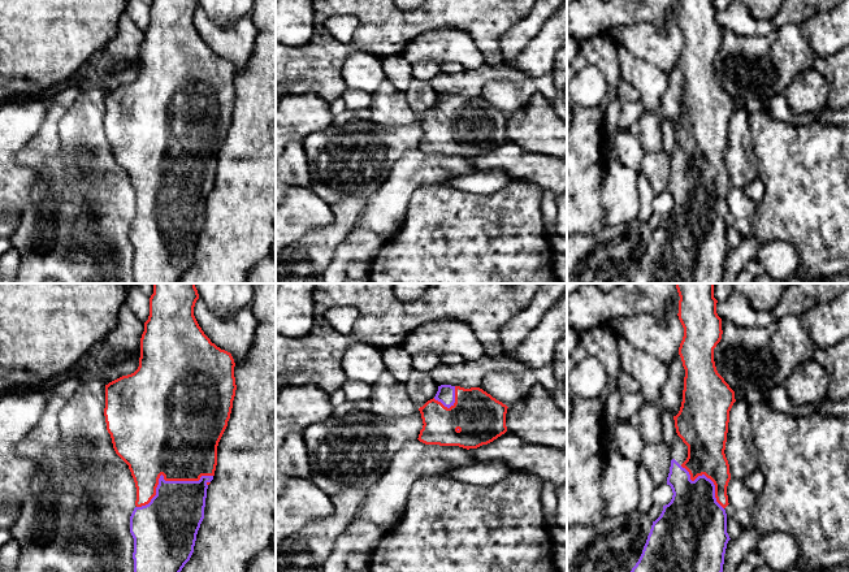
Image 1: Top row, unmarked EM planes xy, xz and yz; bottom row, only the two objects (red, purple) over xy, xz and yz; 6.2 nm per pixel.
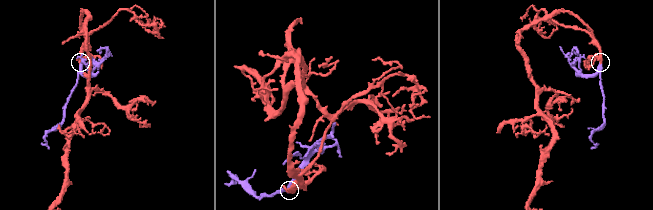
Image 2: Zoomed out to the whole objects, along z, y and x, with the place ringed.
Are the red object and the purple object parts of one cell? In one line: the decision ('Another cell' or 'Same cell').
Same cell

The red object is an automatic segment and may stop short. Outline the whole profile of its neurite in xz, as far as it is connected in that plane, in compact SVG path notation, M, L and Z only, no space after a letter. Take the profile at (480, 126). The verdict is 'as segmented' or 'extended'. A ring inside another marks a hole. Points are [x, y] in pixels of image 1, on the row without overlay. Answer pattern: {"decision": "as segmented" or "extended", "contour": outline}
{"decision": "extended", "contour": "M441 94L436 105L419 117L423 138L419 150L425 153L459 155L477 157L488 153L507 140L507 114L493 107L480 96Z"}

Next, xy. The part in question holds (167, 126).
{"decision": "extended", "contour": "M153 0L150 6L150 25L144 31L144 40L140 47L140 66L138 78L105 94L104 125L107 139L111 143L116 162L129 174L137 196L135 217L130 225L130 242L134 247L134 283L179 283L190 269L196 250L196 243L204 228L207 198L213 188L217 174L217 155L228 135L233 109L235 105L234 68L230 61L221 58L204 43L199 35L194 16L199 8L198 0Z"}

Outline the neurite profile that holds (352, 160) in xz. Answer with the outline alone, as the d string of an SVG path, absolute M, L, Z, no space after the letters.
M351 120L343 126L332 125L322 131L315 131L303 140L311 173L309 188L329 205L347 196L359 196L367 200L386 181L393 164L406 152L419 147L423 134L420 120L407 126L380 126L371 120Z

